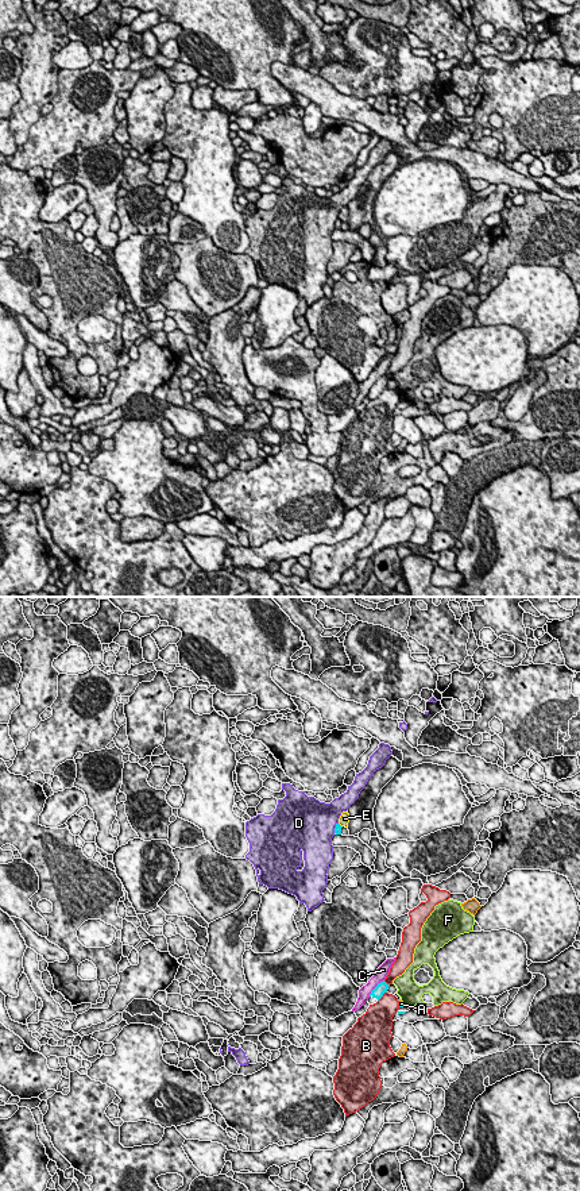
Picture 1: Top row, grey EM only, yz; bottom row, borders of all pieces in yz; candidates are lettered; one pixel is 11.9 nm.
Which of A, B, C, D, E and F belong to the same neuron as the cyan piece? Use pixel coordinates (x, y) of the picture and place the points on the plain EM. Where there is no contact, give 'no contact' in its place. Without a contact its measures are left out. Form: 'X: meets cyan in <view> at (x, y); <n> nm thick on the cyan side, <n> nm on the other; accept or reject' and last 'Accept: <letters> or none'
A: meets cyan in yz at (402, 401); 30 nm thick on the cyan side, 60 nm on the other; reject
B: meets cyan in yz at (382, 390); 140 nm thick on the cyan side, 320 nm on the other; reject
C: meets cyan in yz at (375, 382); 140 nm thick on the cyan side, 140 nm on the other; reject
D: meets cyan in yz at (335, 223); 90 nm thick on the cyan side, 500 nm on the other; reject
E: meets cyan in yz at (340, 220); 90 nm thick on the cyan side, 130 nm on the other; reject
F: meets cyan in yz at (409, 401); 30 nm thick on the cyan side, 280 nm on the other; reject
Accept: none

